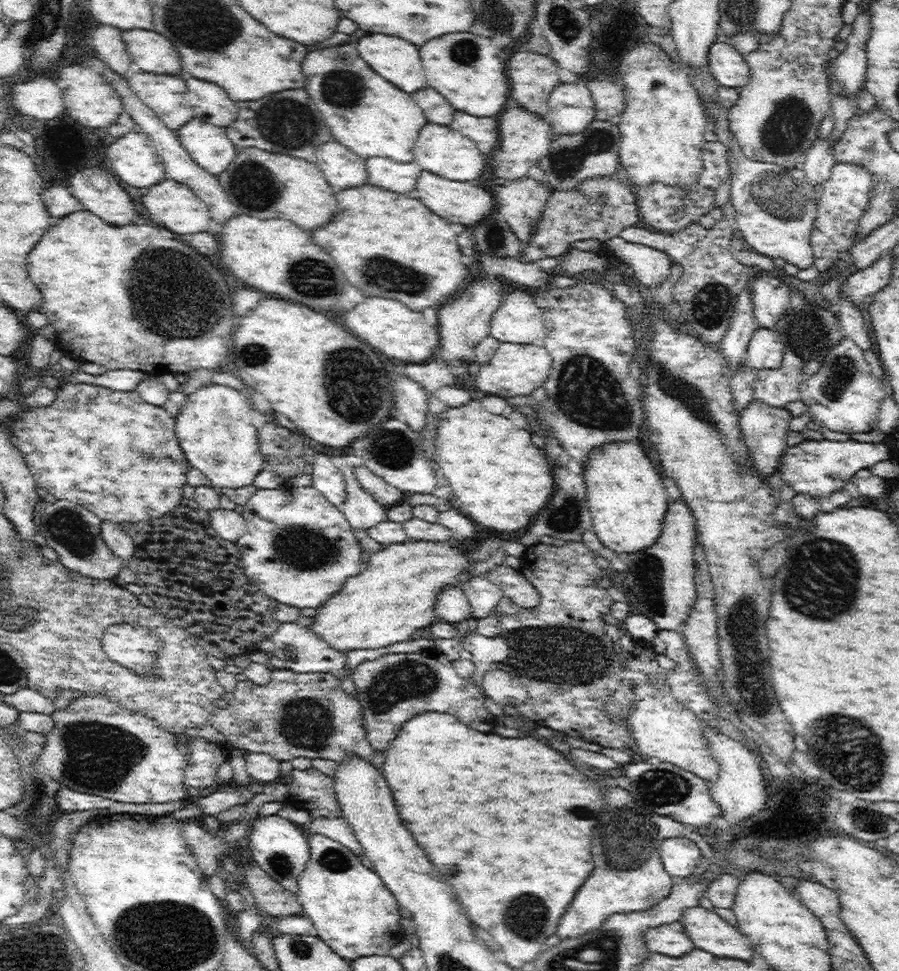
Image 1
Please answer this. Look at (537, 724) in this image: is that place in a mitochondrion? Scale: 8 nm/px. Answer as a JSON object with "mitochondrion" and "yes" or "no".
{"mitochondrion":"no"}

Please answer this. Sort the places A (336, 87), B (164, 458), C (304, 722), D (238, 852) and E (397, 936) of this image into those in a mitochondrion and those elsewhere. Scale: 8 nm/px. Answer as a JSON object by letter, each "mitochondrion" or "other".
{"A":"mitochondrion","B":"mitochondrion","C":"mitochondrion","D":"other","E":"other"}

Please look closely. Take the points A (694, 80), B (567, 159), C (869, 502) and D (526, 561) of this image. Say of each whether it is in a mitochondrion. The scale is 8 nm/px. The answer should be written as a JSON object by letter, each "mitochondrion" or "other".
{"A":"other","B":"mitochondrion","C":"other","D":"other"}

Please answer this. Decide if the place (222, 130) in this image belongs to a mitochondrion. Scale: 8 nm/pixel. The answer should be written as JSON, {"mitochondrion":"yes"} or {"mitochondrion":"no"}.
{"mitochondrion":"no"}

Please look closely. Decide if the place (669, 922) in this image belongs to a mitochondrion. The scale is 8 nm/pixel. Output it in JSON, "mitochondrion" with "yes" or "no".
{"mitochondrion":"no"}

